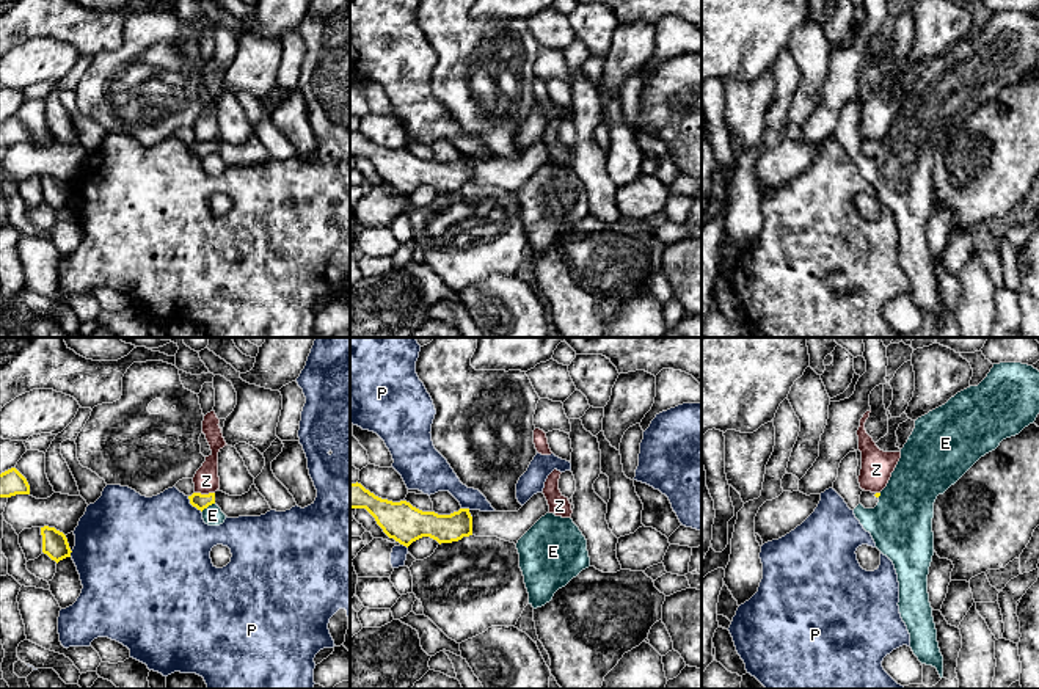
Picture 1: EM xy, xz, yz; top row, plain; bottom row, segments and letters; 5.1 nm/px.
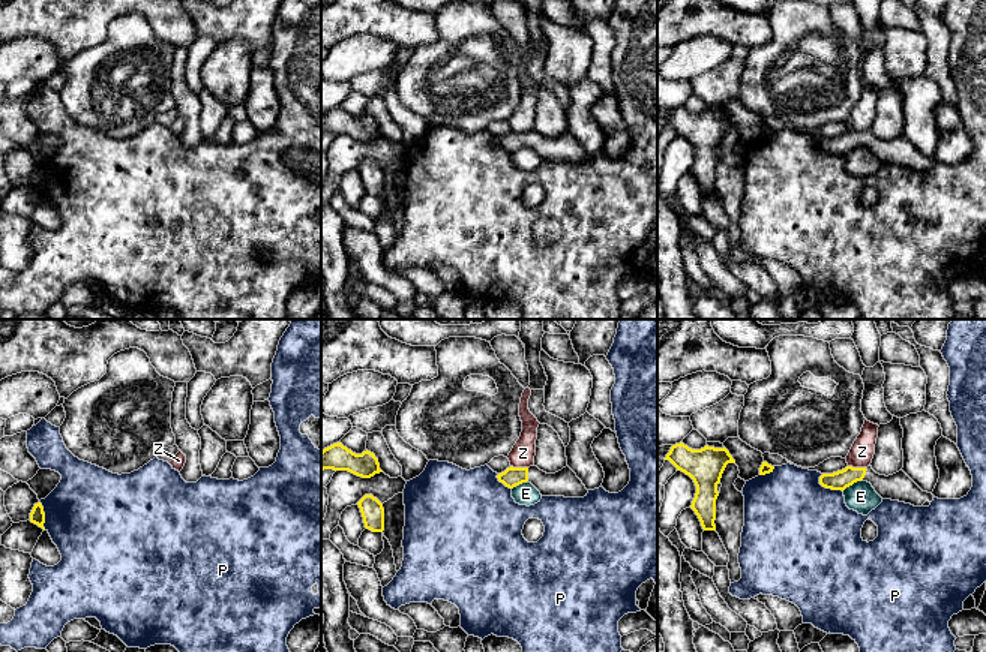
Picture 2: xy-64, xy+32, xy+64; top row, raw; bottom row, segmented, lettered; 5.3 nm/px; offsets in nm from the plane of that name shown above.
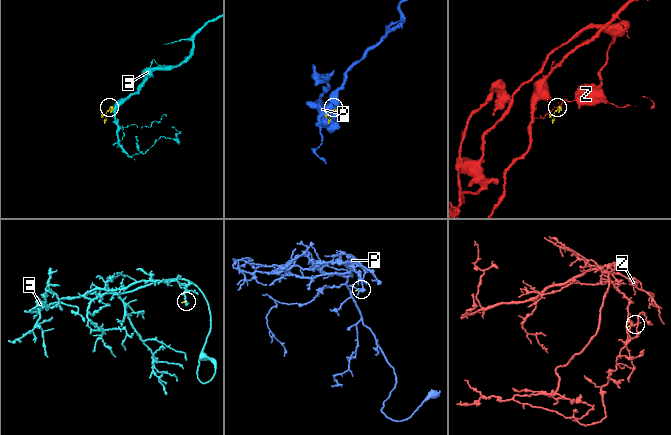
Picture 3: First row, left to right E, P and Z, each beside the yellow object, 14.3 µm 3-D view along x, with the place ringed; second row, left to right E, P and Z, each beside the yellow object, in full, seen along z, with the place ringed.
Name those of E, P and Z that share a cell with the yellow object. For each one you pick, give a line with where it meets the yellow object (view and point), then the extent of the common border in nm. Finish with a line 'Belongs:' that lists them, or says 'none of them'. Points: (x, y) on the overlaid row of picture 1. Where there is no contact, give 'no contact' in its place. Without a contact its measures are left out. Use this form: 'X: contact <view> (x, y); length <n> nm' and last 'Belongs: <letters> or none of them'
Belongs: none of them

